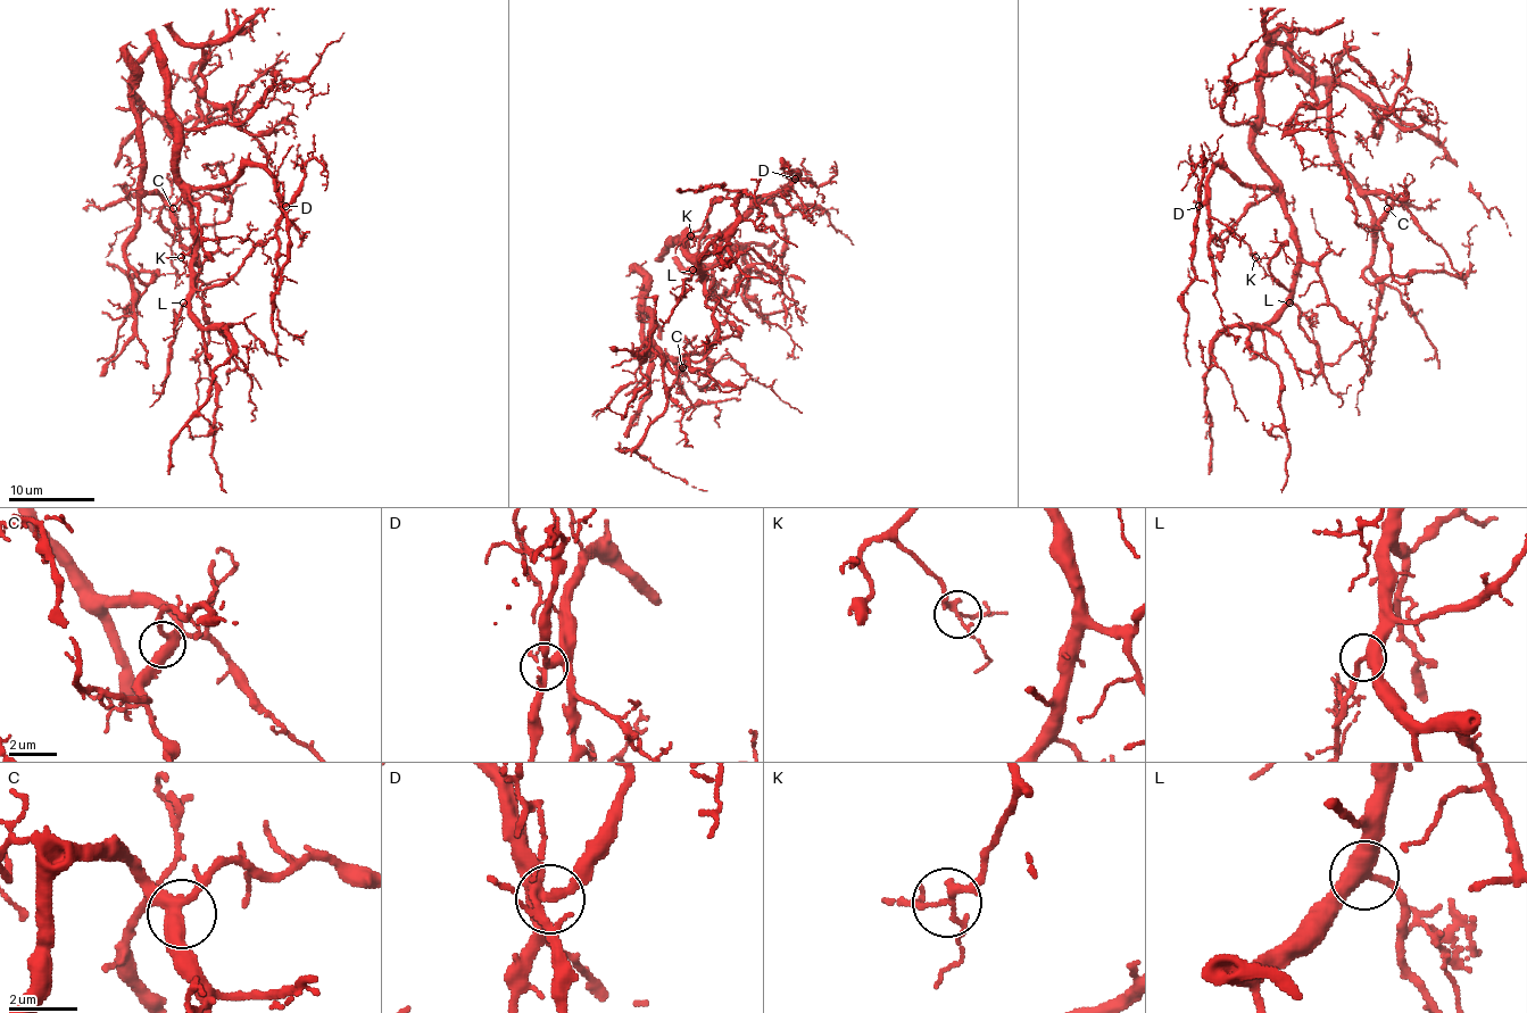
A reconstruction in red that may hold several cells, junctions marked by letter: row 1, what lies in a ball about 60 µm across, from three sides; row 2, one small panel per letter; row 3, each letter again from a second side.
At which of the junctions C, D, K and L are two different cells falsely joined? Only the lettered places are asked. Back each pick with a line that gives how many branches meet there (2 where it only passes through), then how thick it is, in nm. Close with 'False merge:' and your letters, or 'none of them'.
False merge: none of them

